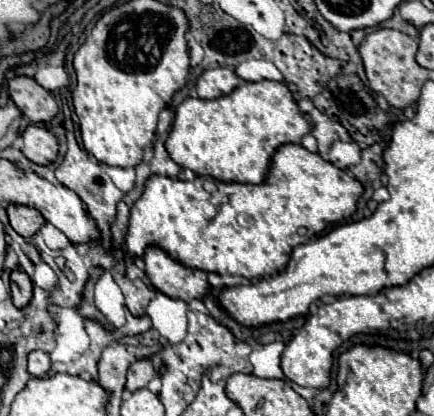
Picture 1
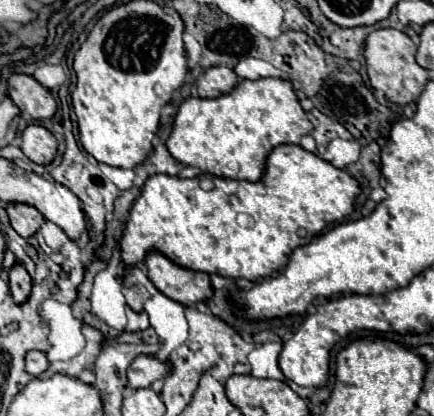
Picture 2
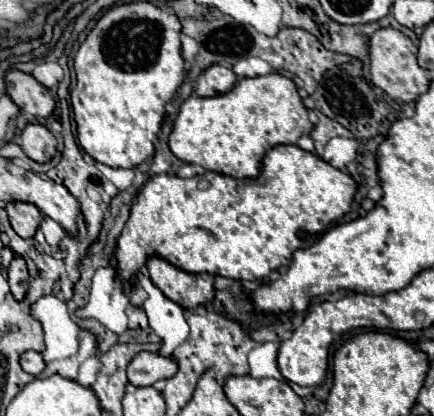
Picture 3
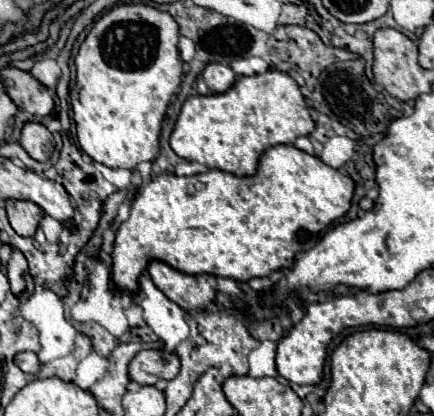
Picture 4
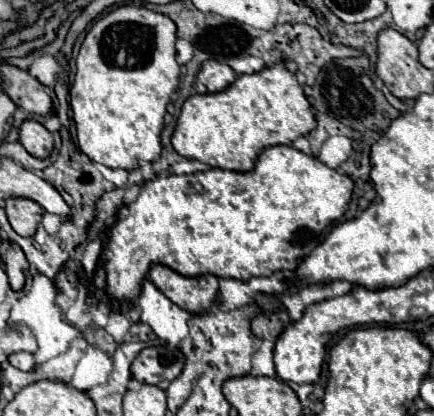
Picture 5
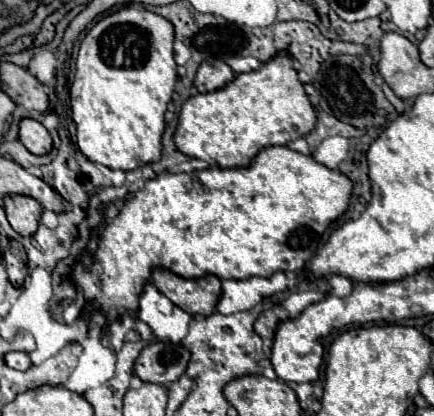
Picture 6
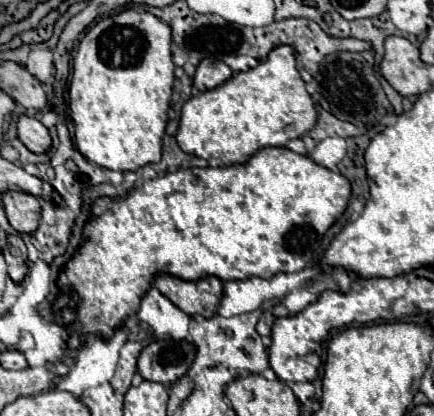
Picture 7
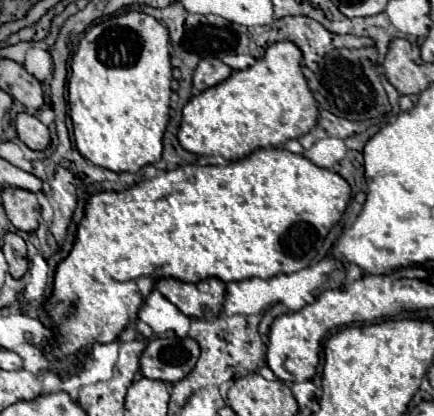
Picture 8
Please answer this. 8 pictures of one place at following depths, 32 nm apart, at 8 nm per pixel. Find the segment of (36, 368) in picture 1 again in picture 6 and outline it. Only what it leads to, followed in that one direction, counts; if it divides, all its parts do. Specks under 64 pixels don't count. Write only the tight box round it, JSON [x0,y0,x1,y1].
[4,352,32,370]

